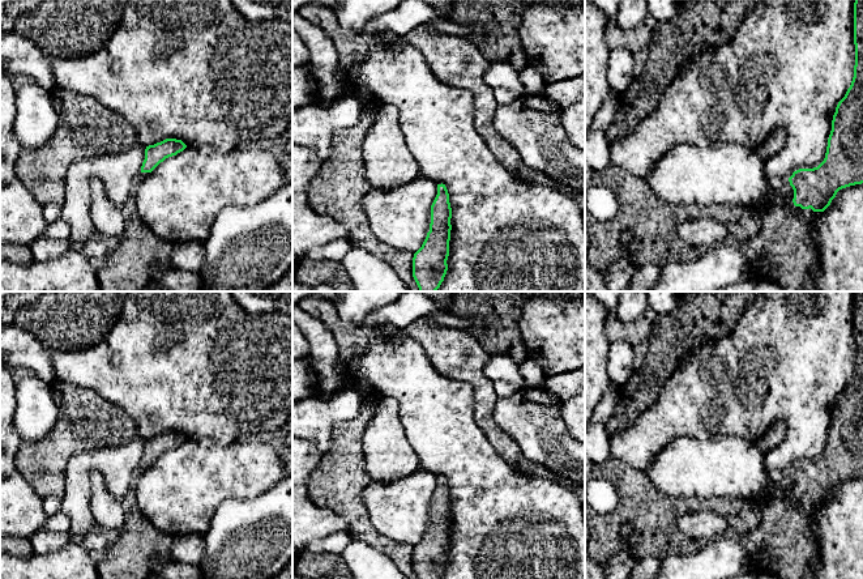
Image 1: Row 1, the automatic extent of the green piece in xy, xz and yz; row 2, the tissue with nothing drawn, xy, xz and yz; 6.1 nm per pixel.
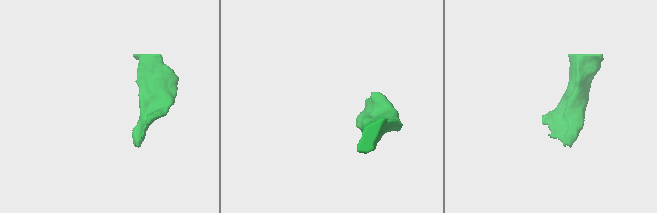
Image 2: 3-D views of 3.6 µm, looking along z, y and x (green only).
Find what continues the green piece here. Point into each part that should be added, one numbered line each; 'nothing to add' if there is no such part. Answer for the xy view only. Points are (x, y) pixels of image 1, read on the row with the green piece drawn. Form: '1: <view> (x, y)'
1: xy (127, 268)

